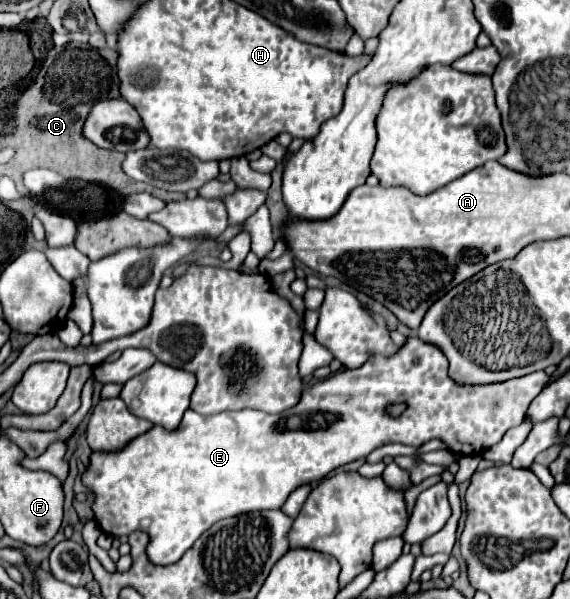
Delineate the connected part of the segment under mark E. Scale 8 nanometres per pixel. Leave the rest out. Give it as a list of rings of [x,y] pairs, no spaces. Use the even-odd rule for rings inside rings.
[[[408,337],[406,345],[390,357],[370,355],[362,367],[342,369],[328,379],[310,385],[302,391],[300,403],[288,411],[270,415],[256,409],[240,409],[200,415],[188,409],[174,431],[154,427],[128,443],[122,451],[108,455],[92,453],[90,467],[82,475],[82,481],[94,493],[92,511],[100,529],[114,537],[130,535],[132,531],[146,531],[150,535],[146,551],[148,559],[156,565],[172,565],[180,561],[192,543],[196,543],[196,539],[218,519],[250,511],[280,509],[296,487],[316,483],[330,471],[356,459],[364,459],[382,445],[402,443],[420,447],[432,439],[440,439],[454,455],[480,455],[496,445],[508,429],[524,421],[530,401],[552,381],[552,375],[538,371],[504,383],[458,385],[448,375],[448,359],[440,347],[424,341],[414,347],[412,341],[414,337]],[[400,401],[406,401],[408,409],[398,417],[388,415],[388,405]],[[476,403],[480,403],[480,419],[476,419]],[[328,413],[336,415],[332,425],[324,419]],[[292,415],[298,415],[302,425],[298,429],[280,429],[278,425]]]

